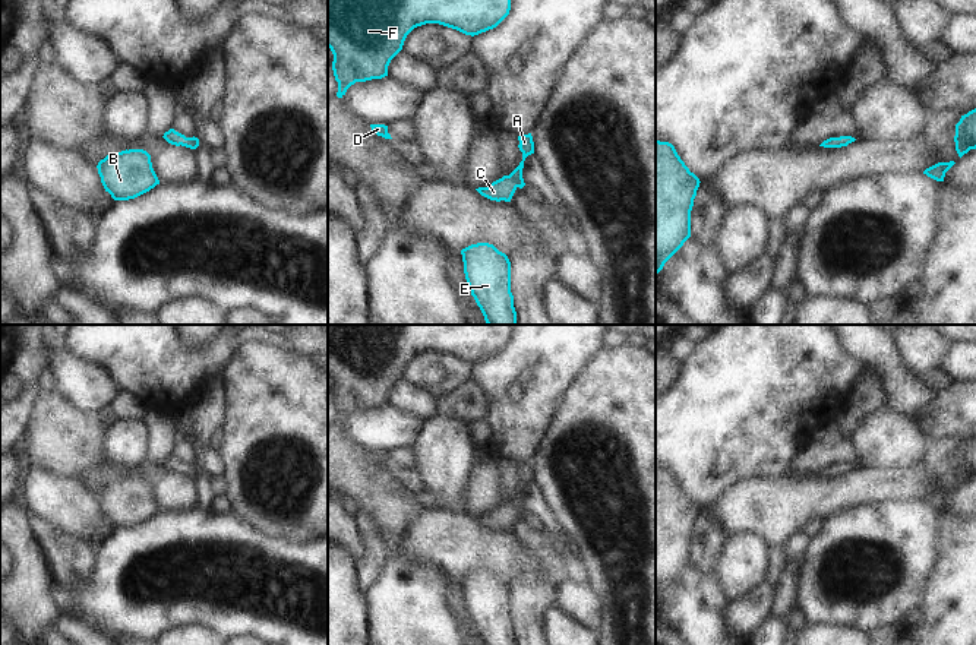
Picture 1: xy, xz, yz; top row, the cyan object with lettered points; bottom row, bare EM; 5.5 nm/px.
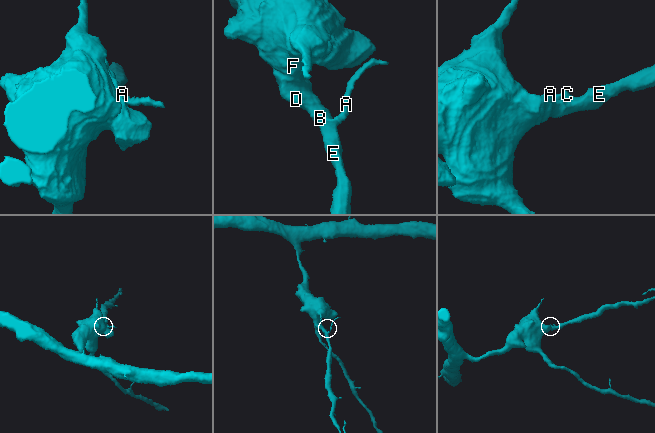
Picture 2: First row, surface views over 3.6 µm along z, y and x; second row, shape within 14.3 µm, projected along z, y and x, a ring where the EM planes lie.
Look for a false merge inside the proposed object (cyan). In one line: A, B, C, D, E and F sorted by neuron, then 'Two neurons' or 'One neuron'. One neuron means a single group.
Groups: A B C D E F. One neuron.

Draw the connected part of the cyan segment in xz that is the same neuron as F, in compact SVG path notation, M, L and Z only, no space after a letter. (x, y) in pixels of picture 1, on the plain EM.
M328 325L328 374L334 382L332 398L342 426L356 410L388 404L391 388L402 377L407 363L417 354L439 351L465 363L478 363L496 355L511 338L512 325Z

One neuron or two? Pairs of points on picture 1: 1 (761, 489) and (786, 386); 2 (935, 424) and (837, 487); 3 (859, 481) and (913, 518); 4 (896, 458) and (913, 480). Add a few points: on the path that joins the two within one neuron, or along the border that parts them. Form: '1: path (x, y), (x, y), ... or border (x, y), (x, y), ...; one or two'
1: border (790, 473), (782, 477), (742, 478), (730, 487); two
2: border (960, 435), (940, 436), (932, 440); two
3: border (922, 499), (887, 499), (853, 508); two
4: border (931, 446), (919, 461), (903, 468), (869, 468); two

